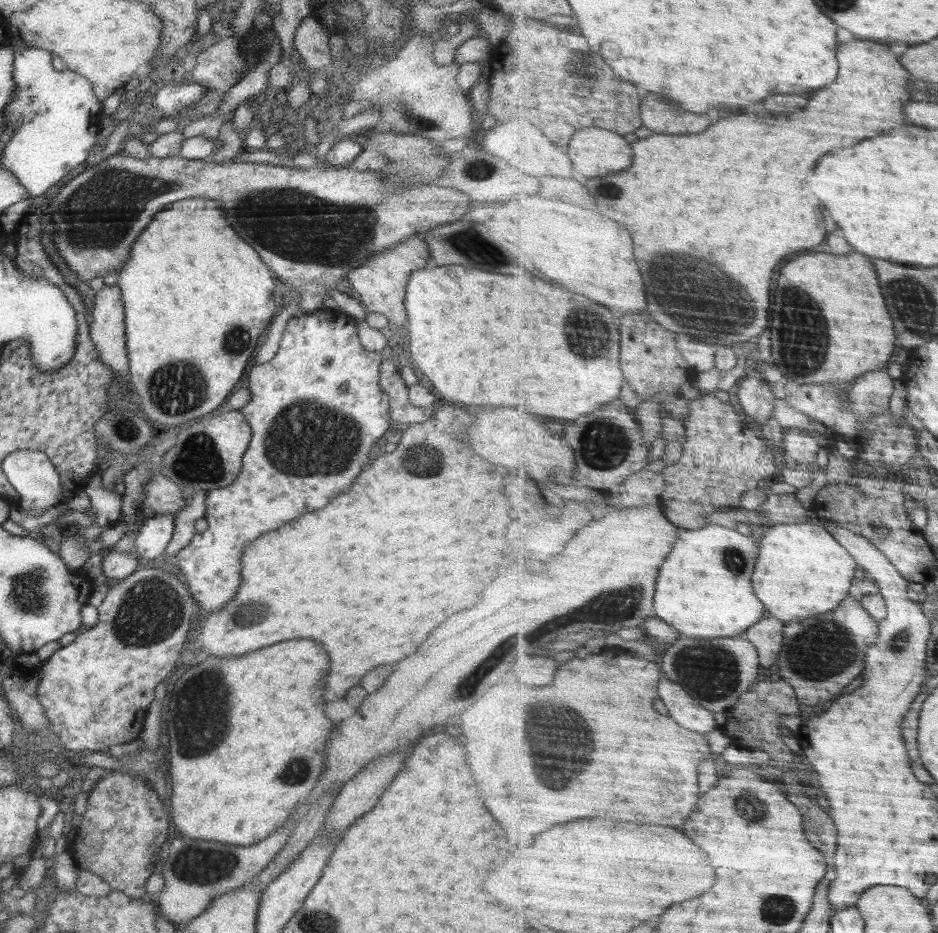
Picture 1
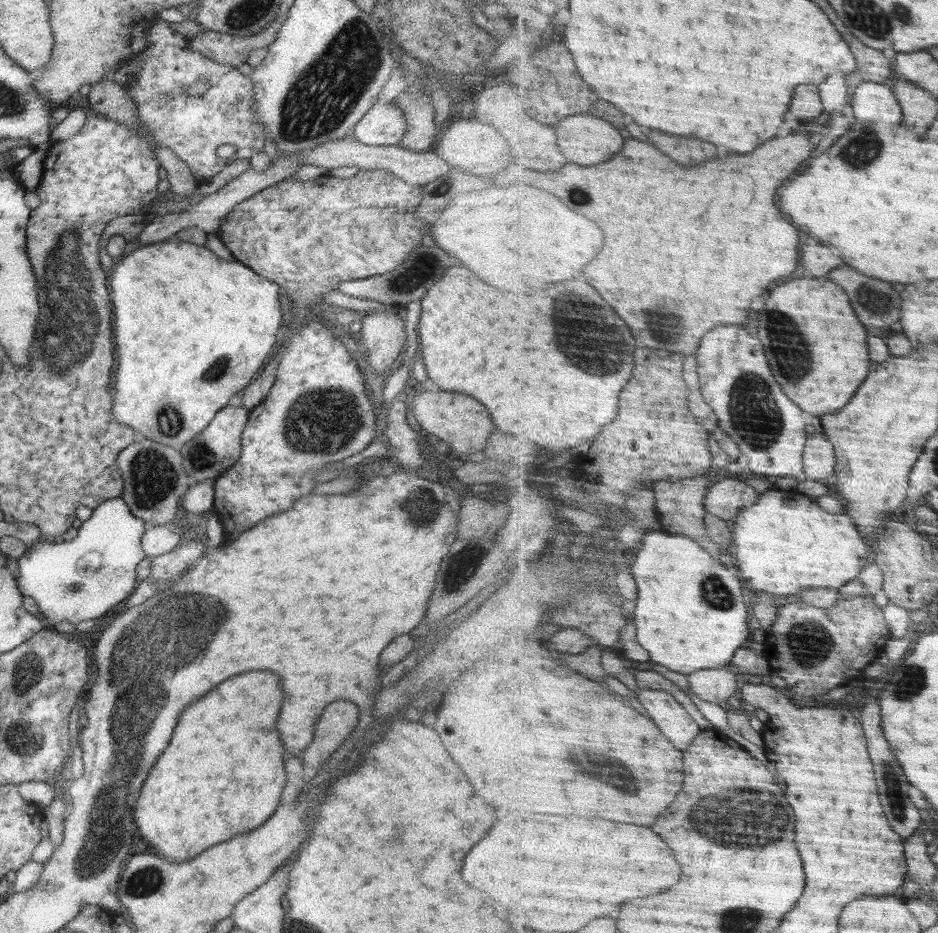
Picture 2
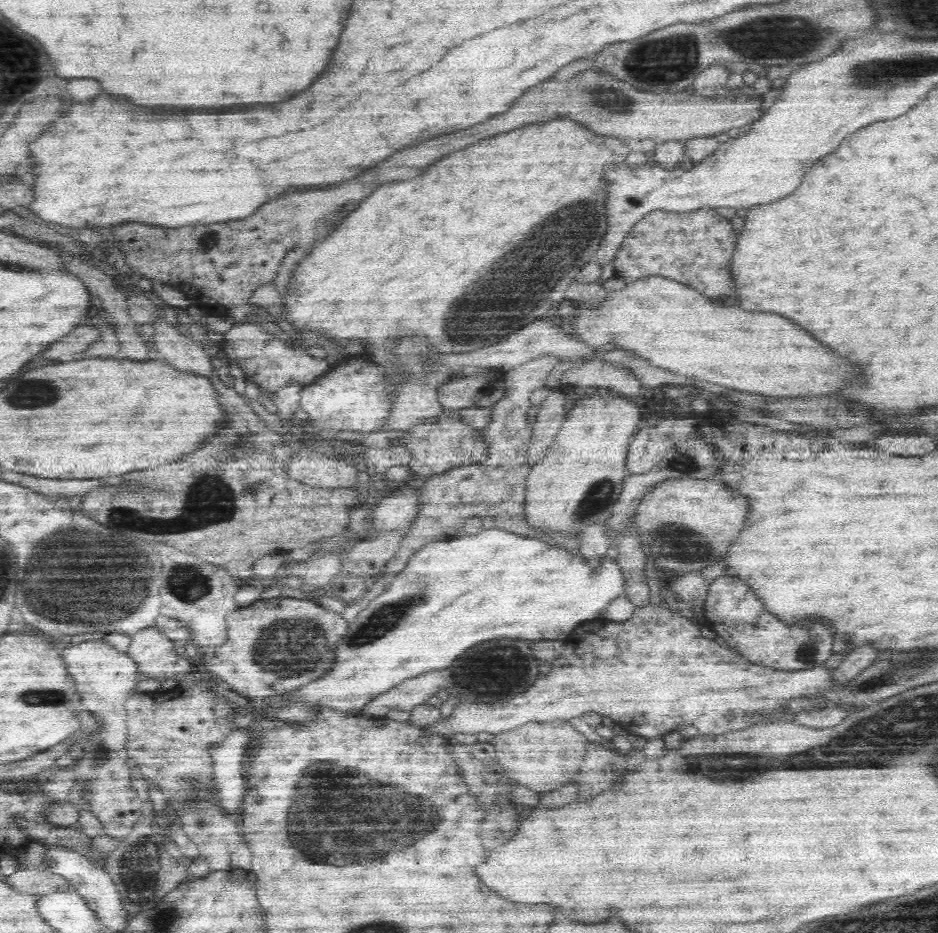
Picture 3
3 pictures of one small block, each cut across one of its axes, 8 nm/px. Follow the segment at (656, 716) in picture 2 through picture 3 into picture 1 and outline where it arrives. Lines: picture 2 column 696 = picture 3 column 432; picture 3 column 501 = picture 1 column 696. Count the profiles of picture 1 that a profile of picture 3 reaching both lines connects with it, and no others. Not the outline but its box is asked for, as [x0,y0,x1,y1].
[660,676,721,732]

